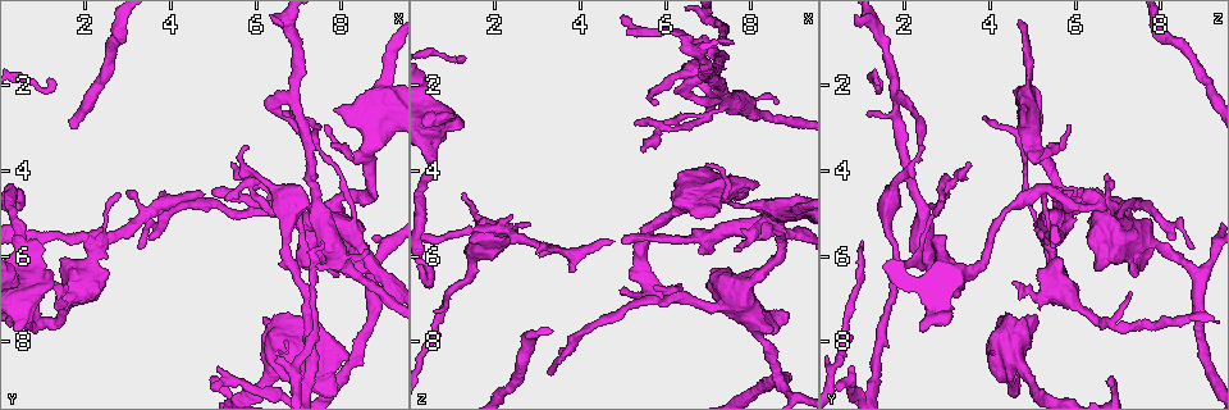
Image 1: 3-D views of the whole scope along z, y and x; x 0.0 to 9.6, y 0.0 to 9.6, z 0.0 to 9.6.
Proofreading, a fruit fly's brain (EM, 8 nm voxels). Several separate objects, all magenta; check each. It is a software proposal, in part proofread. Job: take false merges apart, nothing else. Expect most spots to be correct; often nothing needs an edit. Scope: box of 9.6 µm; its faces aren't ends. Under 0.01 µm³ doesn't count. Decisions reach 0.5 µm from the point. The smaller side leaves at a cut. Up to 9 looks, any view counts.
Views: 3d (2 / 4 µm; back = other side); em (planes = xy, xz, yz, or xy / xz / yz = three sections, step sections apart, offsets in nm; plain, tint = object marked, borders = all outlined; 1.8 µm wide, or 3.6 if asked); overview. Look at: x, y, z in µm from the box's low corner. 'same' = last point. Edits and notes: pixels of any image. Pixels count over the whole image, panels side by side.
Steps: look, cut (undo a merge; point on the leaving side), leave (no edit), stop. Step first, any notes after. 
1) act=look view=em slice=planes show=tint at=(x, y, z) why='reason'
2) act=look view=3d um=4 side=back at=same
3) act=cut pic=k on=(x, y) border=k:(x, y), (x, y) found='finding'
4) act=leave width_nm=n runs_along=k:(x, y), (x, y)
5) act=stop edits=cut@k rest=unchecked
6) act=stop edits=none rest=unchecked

act=look view=3d um=2 at=(5.85, 4.30, 3.05) why='touches itself'

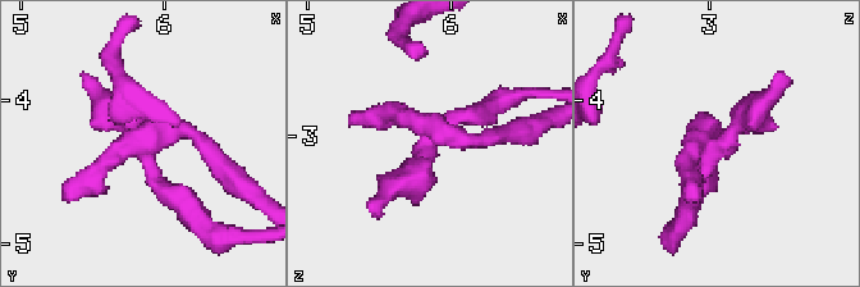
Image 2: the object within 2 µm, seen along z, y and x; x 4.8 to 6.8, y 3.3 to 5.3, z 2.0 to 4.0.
act=look view=em slice=yz step=4 show=plain at=(5.86, 4.24, 2.98)

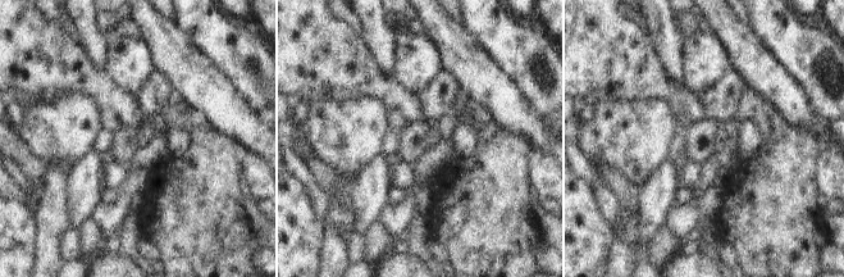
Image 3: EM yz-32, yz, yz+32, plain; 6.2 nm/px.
act=look view=em slice=yz step=4 show=tint at=same

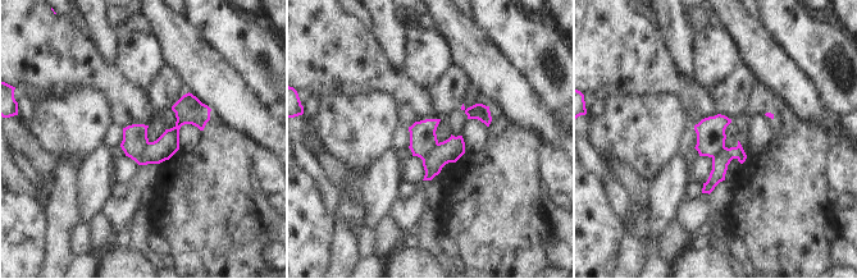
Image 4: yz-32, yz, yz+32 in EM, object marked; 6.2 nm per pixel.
act=cut pic=4 on=(167, 145) part_leaving=4:(206, 110), (191, 113), (142, 161) found='a second cell is stuck on'

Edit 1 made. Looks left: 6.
act=look view=em slice=xz step=4 show=plain at=(8.65, 3.70, 5.25) why='side arm on a straight run'

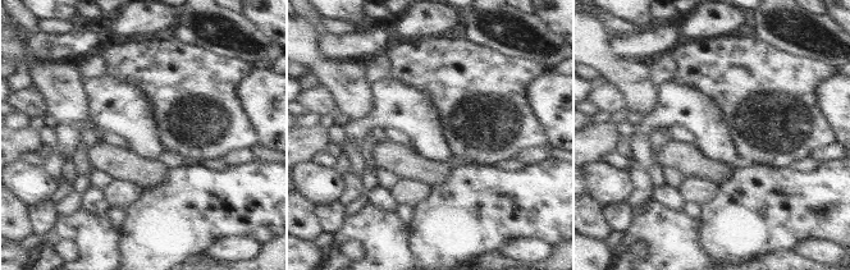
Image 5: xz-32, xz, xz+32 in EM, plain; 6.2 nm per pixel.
act=look view=em slice=xz step=4 show=tint at=same

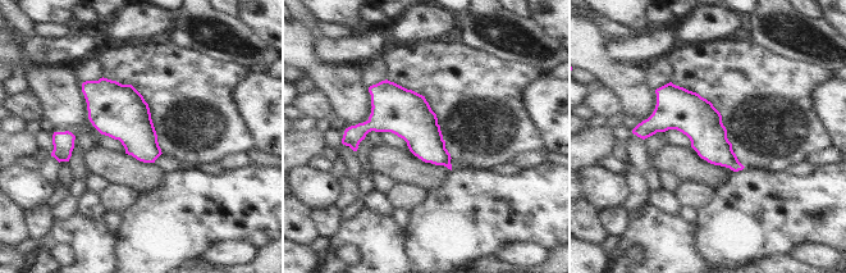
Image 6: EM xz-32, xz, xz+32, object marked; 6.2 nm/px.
act=leave width_nm=240 found='continuous, no second cell'

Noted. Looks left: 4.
act=stop edits=cut@4 rest=unchecked

